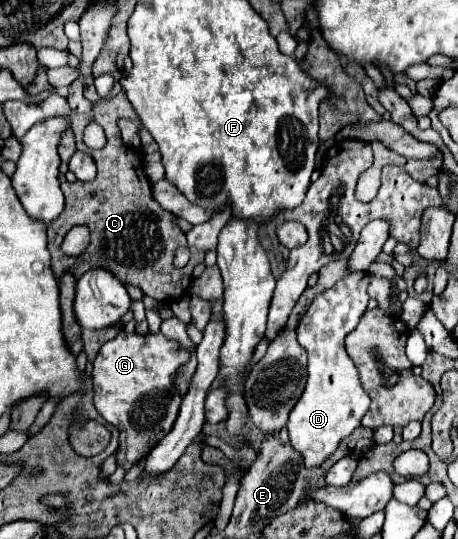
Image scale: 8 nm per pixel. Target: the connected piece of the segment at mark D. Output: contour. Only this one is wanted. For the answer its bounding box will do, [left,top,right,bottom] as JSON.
[288,273,370,467]

